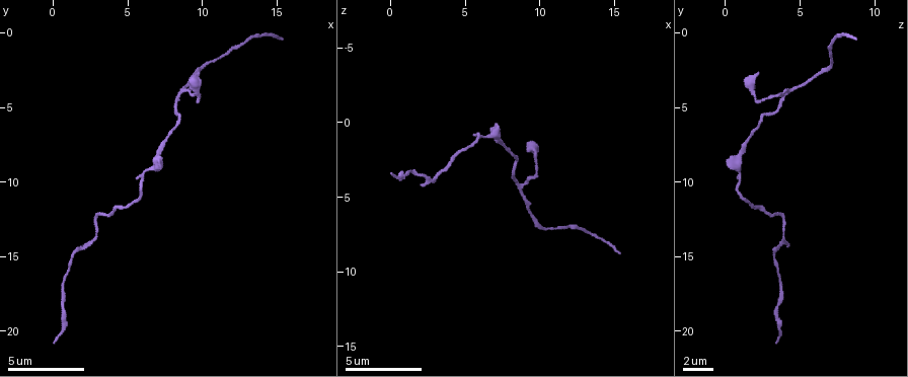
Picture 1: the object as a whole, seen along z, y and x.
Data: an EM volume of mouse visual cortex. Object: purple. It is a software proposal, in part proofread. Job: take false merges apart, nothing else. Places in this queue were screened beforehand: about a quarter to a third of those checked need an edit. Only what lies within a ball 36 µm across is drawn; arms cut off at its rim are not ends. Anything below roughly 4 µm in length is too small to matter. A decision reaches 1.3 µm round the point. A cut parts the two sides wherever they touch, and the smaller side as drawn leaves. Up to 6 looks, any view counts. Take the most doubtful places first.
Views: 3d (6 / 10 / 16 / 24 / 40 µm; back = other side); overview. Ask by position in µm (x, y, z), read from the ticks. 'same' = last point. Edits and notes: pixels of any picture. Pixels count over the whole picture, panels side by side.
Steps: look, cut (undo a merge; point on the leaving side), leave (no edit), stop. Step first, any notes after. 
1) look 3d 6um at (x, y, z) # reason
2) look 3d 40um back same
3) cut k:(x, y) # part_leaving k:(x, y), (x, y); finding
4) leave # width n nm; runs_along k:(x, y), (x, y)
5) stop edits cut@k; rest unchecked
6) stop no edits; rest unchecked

look 3d 6um at (7.0, 8.4, 0.8)

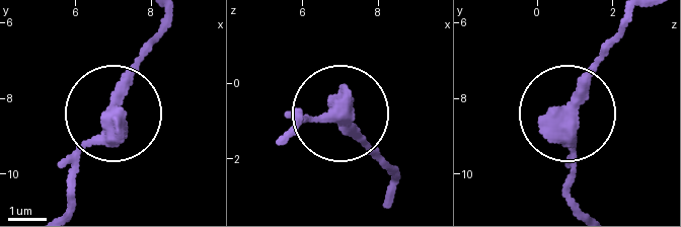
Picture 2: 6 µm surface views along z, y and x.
leave # side_arm 17 um; runs_along 2:(573, 115), (573, 95), (620, 41); all the same neuron

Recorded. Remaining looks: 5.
look 3d 16um at (8.8, 3.8, 4.2) # a fork

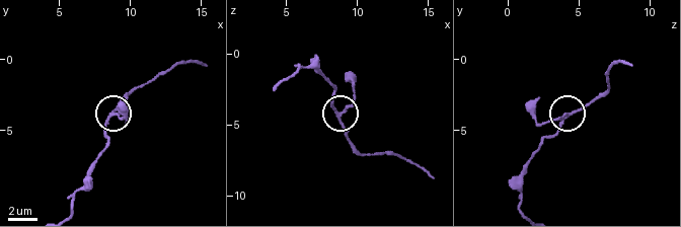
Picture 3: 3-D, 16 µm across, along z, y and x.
look 3d 16um back same # other side

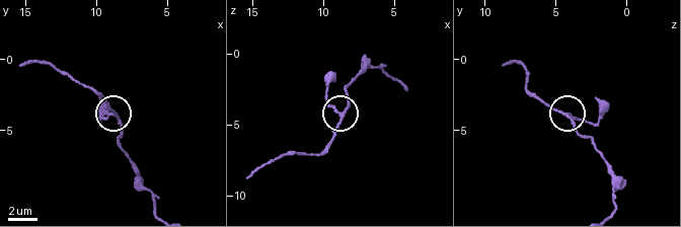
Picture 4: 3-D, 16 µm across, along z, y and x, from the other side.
leave # width 160 nm; runs_along 4:(140, 177), (122, 146), (118, 118), (107, 115), (100, 124); one neuron here

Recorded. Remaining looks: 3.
look 3d 10um at (3.0, 13.2, 4.0) # arms run side by side

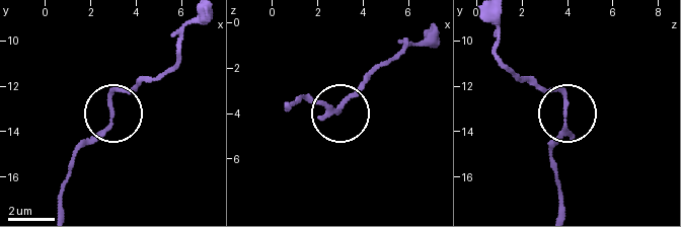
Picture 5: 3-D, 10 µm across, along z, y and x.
look 3d 6um at (2.9, 13.2, 3.8)

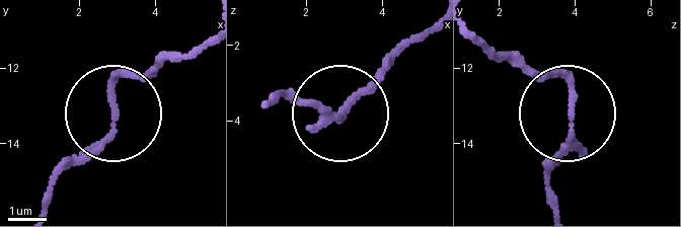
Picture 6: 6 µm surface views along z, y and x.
cut 6:(50, 182) # part_leaving 6:(97, 146), (62, 175), (49, 205); a second neuron is stuck on

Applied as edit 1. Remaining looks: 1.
stop edits cut@6; rest unchecked

